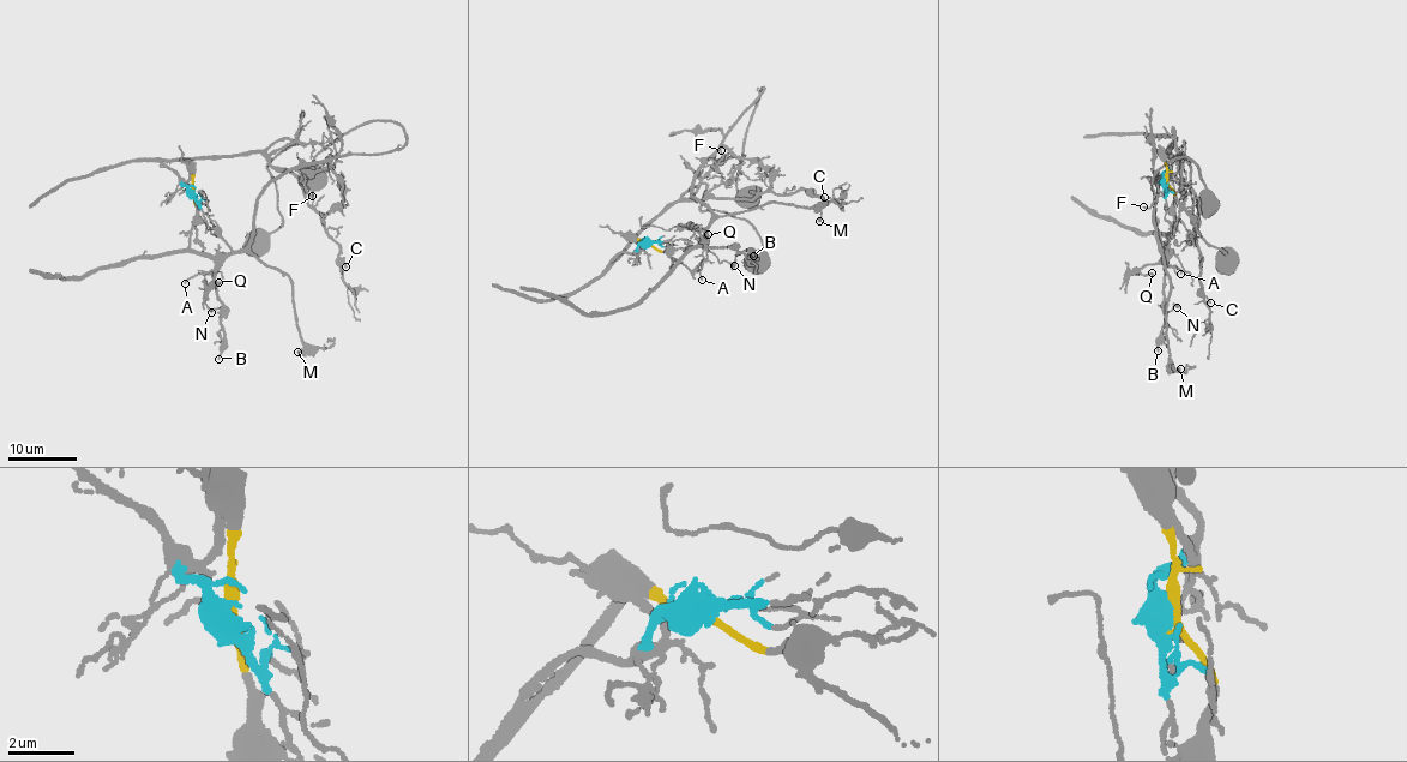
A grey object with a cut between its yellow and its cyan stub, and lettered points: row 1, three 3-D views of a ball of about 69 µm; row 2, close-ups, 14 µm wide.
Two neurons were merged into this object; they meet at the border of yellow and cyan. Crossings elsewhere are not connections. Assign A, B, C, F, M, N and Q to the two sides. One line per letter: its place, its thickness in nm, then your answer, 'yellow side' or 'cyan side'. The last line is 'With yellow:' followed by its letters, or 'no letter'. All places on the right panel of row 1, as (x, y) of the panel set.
A: (1180, 274) | 100 nm | yellow side
B: (1158, 350) | 110 nm | yellow side
C: (1210, 302) | 100 nm | cyan side
F: (1143, 206) | 90 nm | yellow side
M: (1180, 368) | 160 nm | yellow side
N: (1177, 307) | 140 nm | yellow side
Q: (1152, 272) | 130 nm | yellow side
With yellow: A, B, F, M, N, Q

